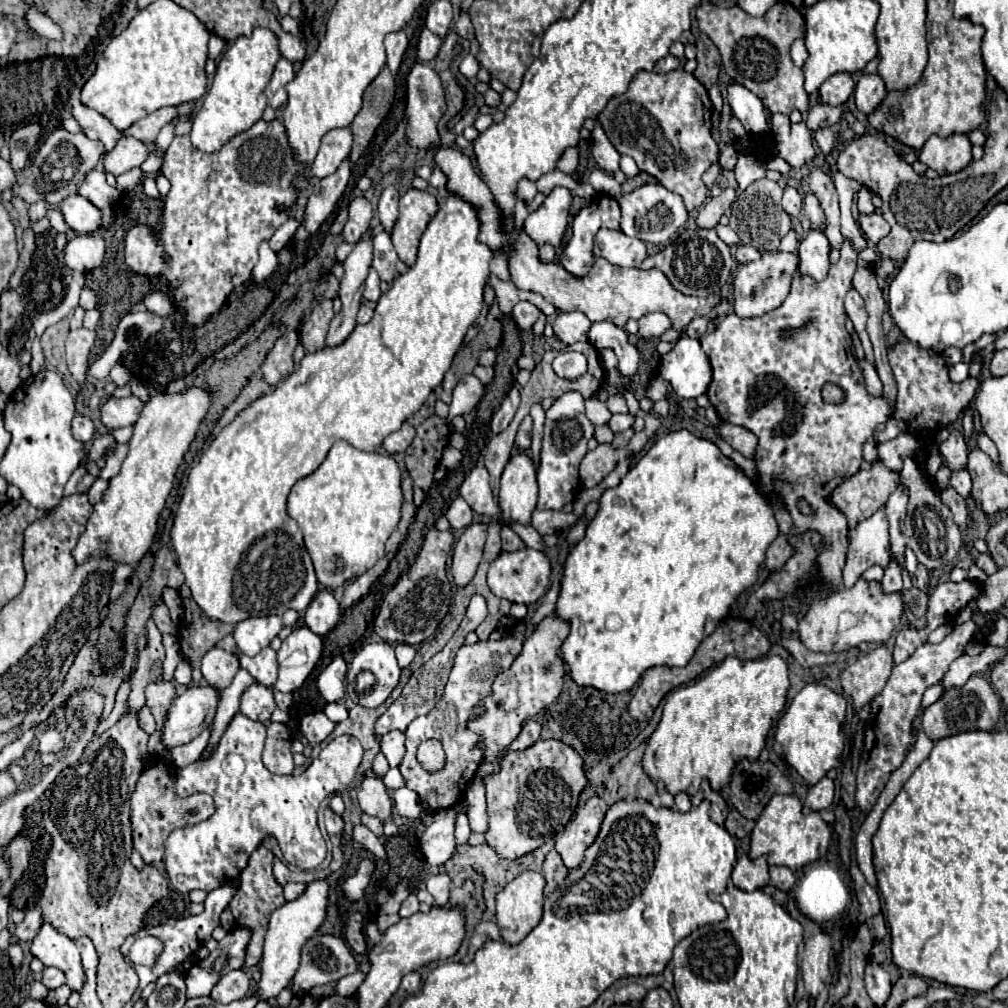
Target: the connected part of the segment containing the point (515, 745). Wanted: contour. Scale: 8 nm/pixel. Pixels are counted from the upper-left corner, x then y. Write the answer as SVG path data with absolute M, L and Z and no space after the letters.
M528 720L520 732L520 736L510 744L512 750L524 750L530 748L534 742L540 740L540 732L542 732L542 724L538 724L536 720Z

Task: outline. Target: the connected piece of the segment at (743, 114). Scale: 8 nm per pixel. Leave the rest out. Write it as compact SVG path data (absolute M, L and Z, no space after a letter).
M740 84L728 86L728 102L732 106L734 116L742 122L746 132L756 136L768 136L770 134L770 122L768 114L756 94L746 90Z

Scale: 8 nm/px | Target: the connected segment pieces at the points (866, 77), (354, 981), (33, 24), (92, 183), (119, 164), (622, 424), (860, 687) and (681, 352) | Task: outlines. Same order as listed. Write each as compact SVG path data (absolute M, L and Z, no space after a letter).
M862 74L858 84L856 84L856 108L862 114L870 114L874 112L874 108L882 102L882 98L886 96L886 86L884 80L880 78L880 74Z
M354 972L350 978L340 978L338 984L336 984L334 994L340 994L340 996L352 996L362 980L364 980L364 974L362 974L362 972Z
M30 6L28 14L26 14L26 22L34 32L38 32L44 38L50 38L50 40L56 40L56 42L62 42L62 38L64 38L62 28L56 22L52 22L48 16L40 14L36 6Z
M92 170L86 174L84 182L78 188L78 194L88 198L96 208L106 208L106 206L114 206L120 192L112 186L106 184L106 176L100 170Z
M126 136L126 138L120 138L120 142L110 154L106 154L104 170L114 176L120 176L132 168L138 168L148 156L150 156L150 150L144 142L140 142L138 138Z
M626 412L626 414L614 414L614 416L610 418L610 422L608 422L608 426L610 426L612 432L624 432L624 430L628 430L632 424L634 424L634 416L632 416L630 412Z
M880 646L860 656L840 674L842 688L848 696L852 696L854 708L862 708L876 694L882 692L882 688L890 678L892 666L894 666L892 650L886 646Z
M680 336L674 348L662 356L660 374L672 384L680 398L698 398L706 394L712 380L708 356L702 352L700 342L688 336Z

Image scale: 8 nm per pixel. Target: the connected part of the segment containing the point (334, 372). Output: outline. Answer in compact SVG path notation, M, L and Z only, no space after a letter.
M454 192L448 194L420 238L416 264L406 274L400 274L380 296L372 320L356 326L344 344L304 356L300 368L270 394L244 408L190 470L170 536L178 566L186 576L184 584L210 620L238 624L254 616L282 616L288 608L302 612L312 602L318 592L318 578L304 548L302 532L286 514L286 498L300 478L306 478L324 462L336 440L346 440L364 452L376 450L442 382L468 328L480 316L484 286L490 280L490 260L498 254L488 244L482 244L478 234L476 206Z

